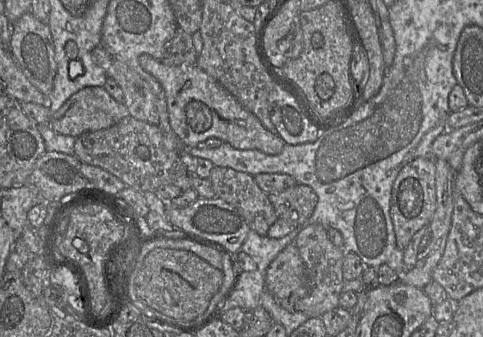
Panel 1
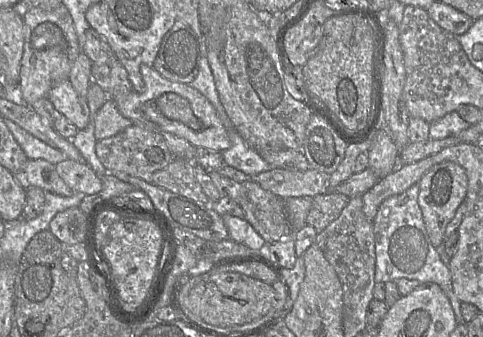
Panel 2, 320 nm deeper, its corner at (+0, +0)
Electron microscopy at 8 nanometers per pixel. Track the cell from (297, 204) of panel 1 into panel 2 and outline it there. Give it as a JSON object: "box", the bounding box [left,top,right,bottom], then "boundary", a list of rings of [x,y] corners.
{"box":[306,192,350,234],"boundary":[[[338,192],[321,193],[313,197],[306,223],[313,226],[317,234],[339,217],[350,198]]]}

